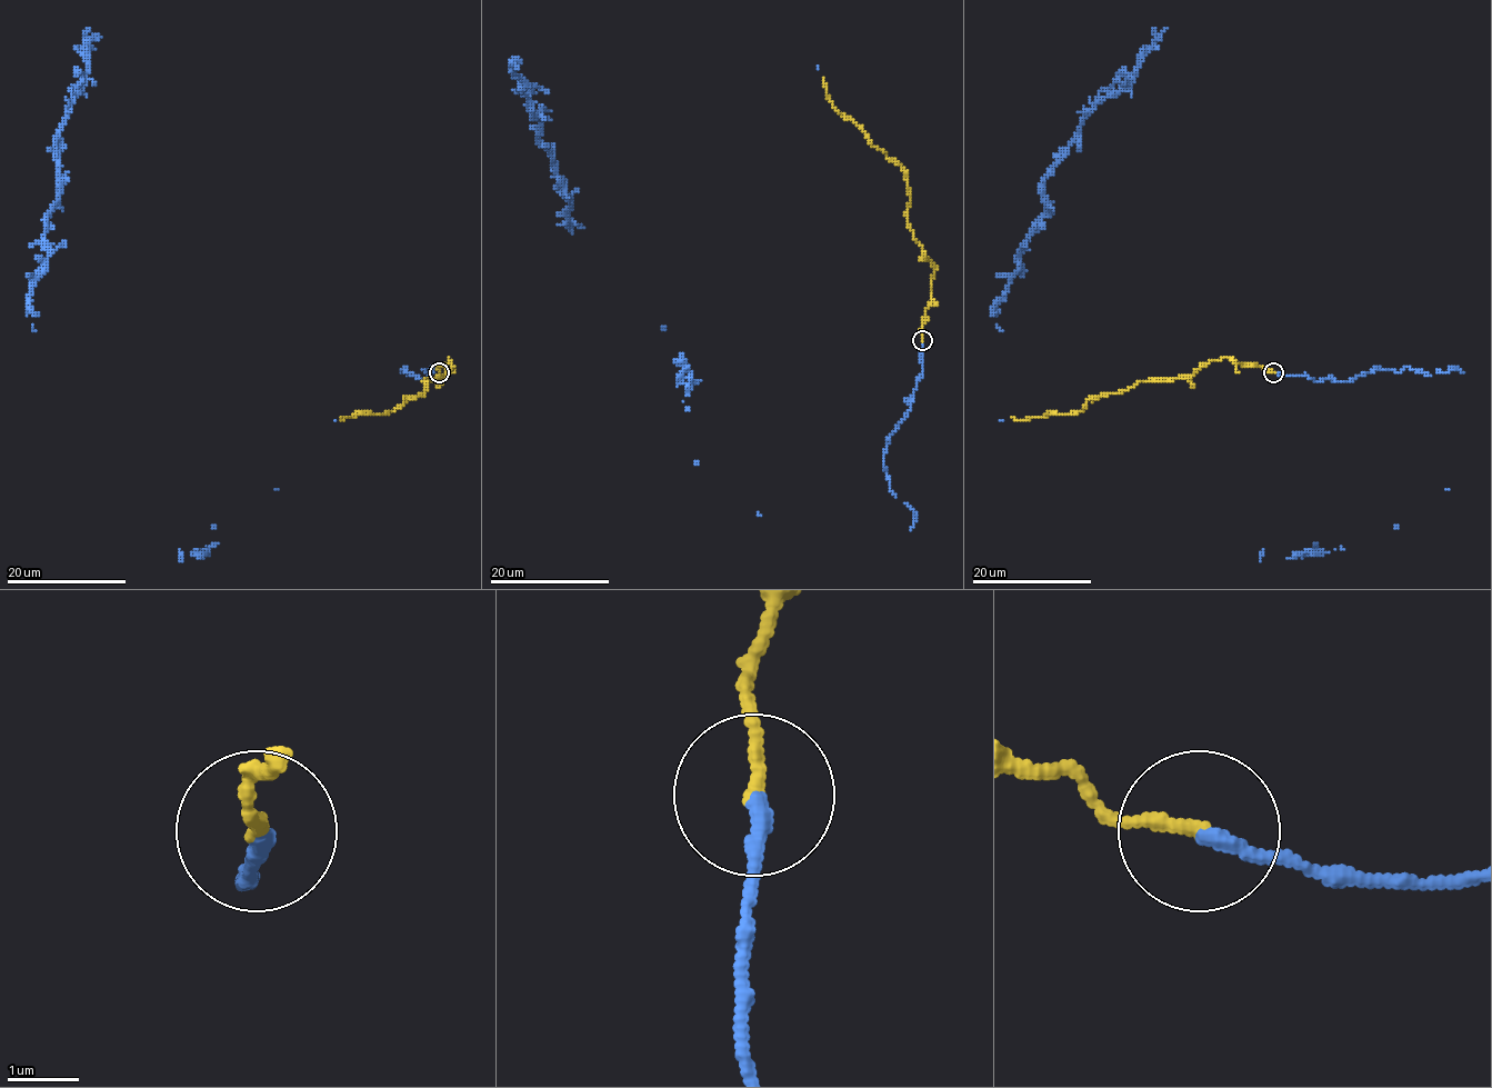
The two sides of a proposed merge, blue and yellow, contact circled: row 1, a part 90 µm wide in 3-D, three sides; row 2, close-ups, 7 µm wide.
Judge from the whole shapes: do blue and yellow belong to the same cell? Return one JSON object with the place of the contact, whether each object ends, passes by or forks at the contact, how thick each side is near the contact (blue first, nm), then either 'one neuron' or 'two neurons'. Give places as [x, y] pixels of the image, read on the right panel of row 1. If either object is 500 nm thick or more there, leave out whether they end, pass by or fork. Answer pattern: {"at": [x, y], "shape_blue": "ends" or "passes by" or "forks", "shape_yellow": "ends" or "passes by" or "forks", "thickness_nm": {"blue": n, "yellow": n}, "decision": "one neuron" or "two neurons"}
{"at": [1273, 372], "shape_blue": "ends", "shape_yellow": "ends", "thickness_nm": {"blue": 240, "yellow": 190}, "decision": "one neuron"}

